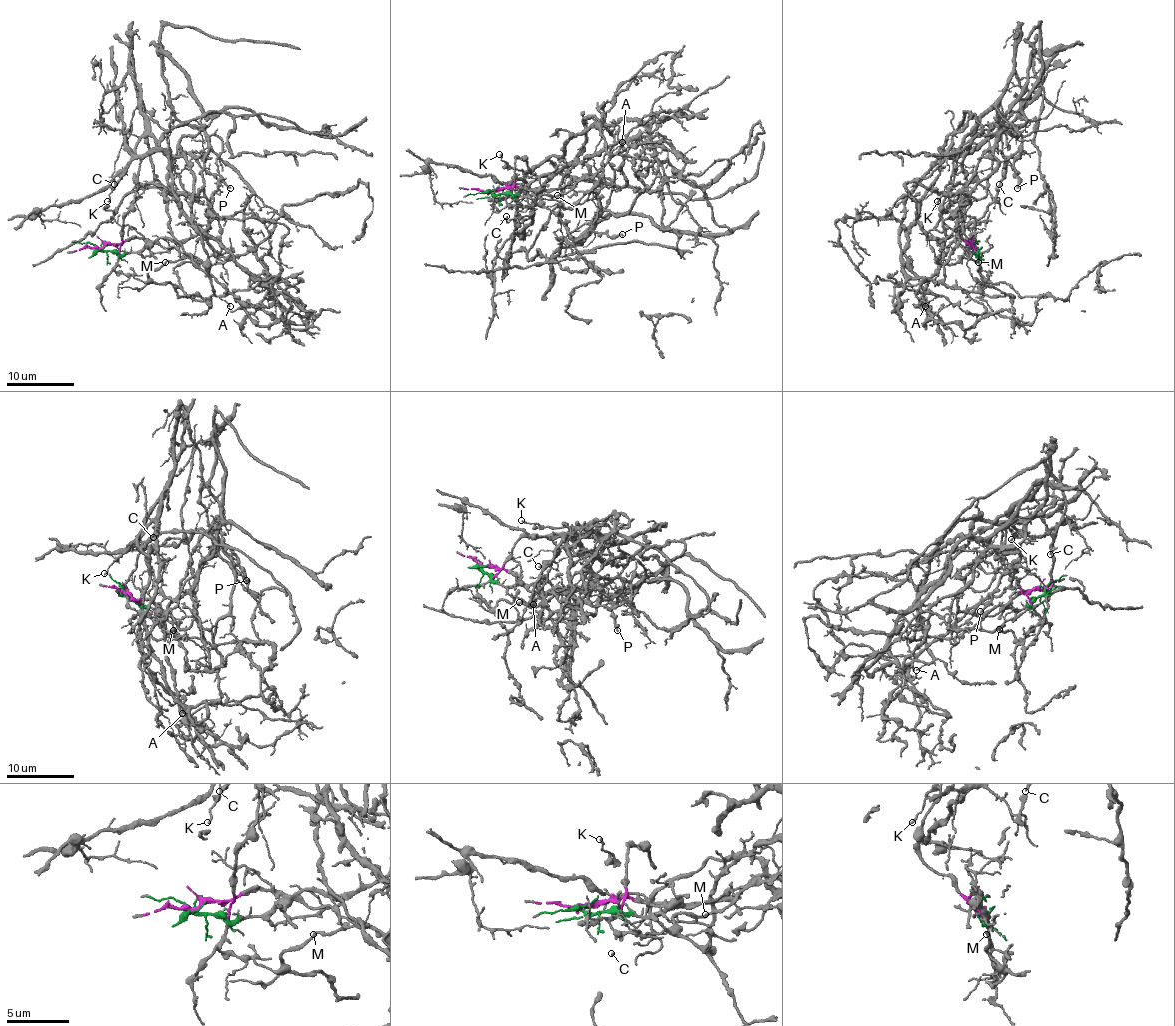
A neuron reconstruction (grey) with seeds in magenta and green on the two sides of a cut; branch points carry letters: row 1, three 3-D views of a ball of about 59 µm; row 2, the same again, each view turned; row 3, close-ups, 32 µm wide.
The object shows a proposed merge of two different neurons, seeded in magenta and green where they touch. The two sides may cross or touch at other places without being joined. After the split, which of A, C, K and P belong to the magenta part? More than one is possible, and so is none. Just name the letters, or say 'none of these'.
A, C, K, P

